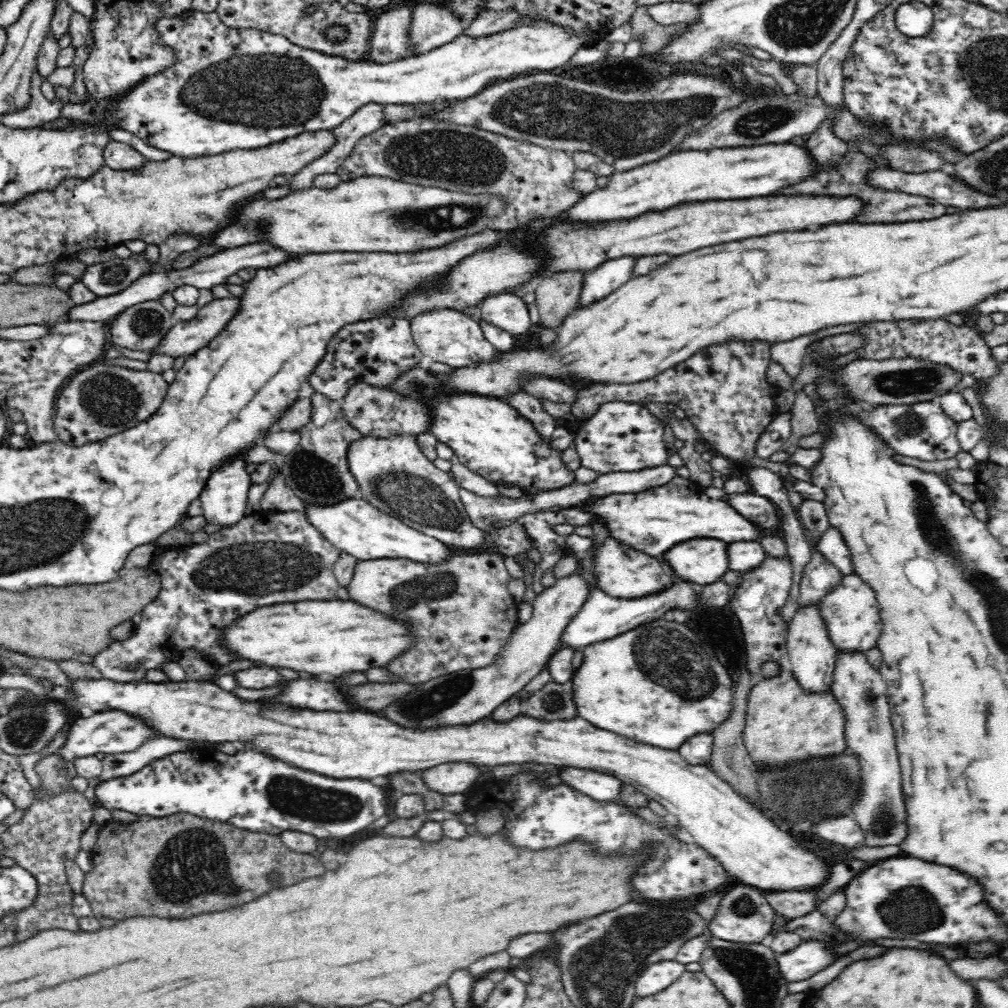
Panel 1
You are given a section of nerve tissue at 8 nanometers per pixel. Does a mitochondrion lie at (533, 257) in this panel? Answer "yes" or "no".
no

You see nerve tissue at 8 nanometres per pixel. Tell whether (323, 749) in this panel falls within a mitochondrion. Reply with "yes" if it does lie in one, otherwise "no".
no

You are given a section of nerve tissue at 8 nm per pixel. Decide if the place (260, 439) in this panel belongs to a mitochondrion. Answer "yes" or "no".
no

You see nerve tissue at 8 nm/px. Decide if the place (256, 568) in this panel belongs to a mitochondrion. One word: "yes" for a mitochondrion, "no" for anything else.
yes

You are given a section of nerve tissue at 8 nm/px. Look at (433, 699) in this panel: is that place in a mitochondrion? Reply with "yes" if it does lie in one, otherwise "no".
yes

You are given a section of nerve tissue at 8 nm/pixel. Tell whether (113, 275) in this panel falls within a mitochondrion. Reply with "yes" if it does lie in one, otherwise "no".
yes

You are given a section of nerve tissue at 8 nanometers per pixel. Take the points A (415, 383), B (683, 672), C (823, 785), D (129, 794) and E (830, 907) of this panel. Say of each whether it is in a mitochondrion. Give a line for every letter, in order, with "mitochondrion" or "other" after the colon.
A: mitochondrion
B: mitochondrion
C: mitochondrion
D: other
E: other

